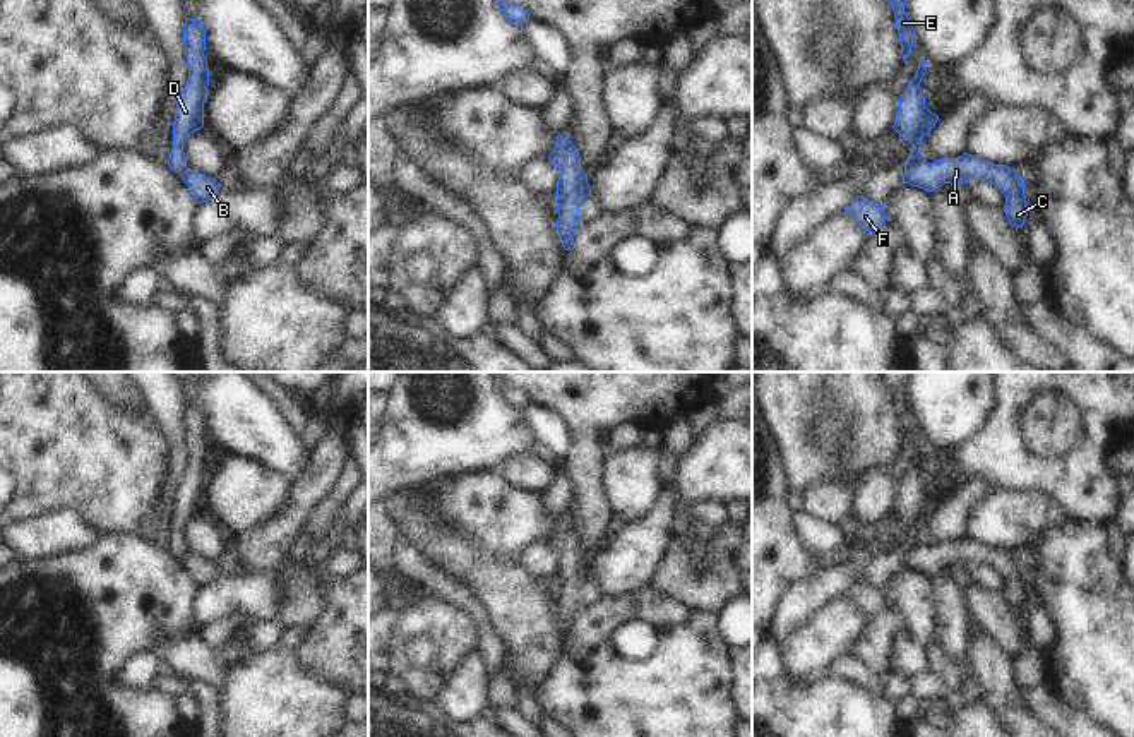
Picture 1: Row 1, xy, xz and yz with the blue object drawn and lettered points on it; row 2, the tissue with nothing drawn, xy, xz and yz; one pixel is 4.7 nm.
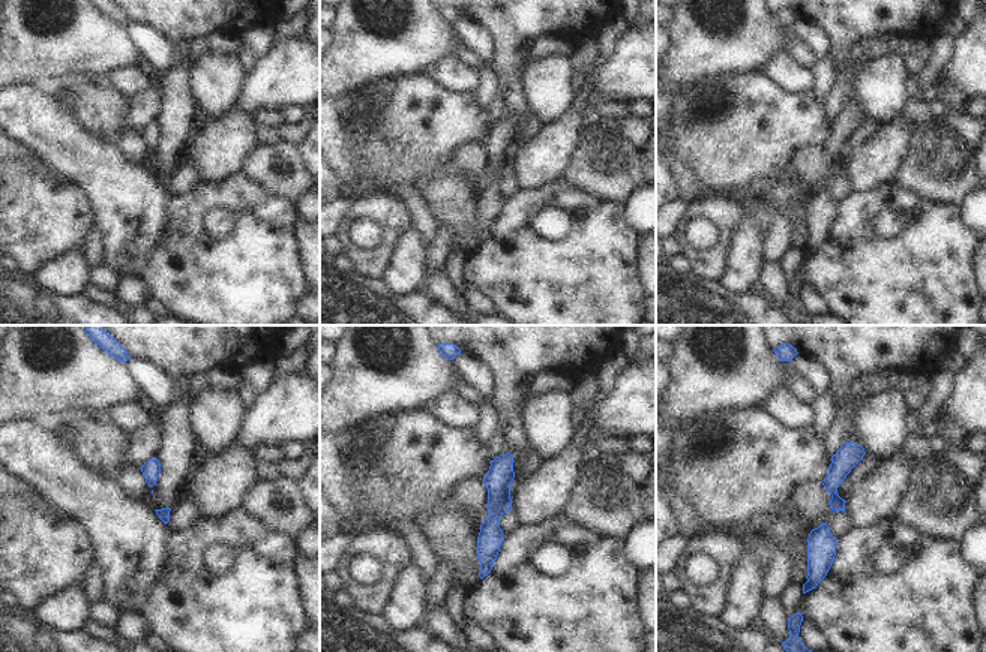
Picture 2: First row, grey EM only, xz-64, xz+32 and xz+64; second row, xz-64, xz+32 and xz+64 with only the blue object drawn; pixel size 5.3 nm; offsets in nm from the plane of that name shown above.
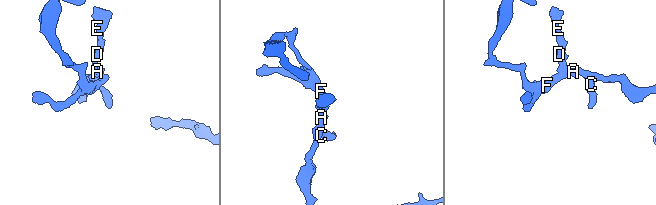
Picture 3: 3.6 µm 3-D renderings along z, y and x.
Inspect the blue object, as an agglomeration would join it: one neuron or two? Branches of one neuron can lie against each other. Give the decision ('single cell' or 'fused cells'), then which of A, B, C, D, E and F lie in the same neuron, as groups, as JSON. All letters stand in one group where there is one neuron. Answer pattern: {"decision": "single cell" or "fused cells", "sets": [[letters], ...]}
{"decision": "fused cells", "sets": [["A", "B", "C", "F"], ["D", "E"]]}

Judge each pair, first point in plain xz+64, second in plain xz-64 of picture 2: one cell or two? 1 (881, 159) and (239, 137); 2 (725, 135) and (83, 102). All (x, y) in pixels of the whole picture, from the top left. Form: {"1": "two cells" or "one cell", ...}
{"1": "one cell", "2": "one cell"}

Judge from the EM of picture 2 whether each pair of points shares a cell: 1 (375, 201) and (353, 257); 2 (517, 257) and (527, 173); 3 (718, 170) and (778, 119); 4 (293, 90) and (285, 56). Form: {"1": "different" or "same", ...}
{"1": "same", "2": "different", "3": "same", "4": "same"}

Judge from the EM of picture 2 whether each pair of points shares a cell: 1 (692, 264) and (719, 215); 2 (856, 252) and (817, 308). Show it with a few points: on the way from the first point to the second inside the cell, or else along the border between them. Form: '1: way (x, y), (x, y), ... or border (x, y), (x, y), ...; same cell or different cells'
1: way (707, 260), (724, 243), (724, 230); same cell
2: border (803, 282), (817, 293), (829, 309); different cells

